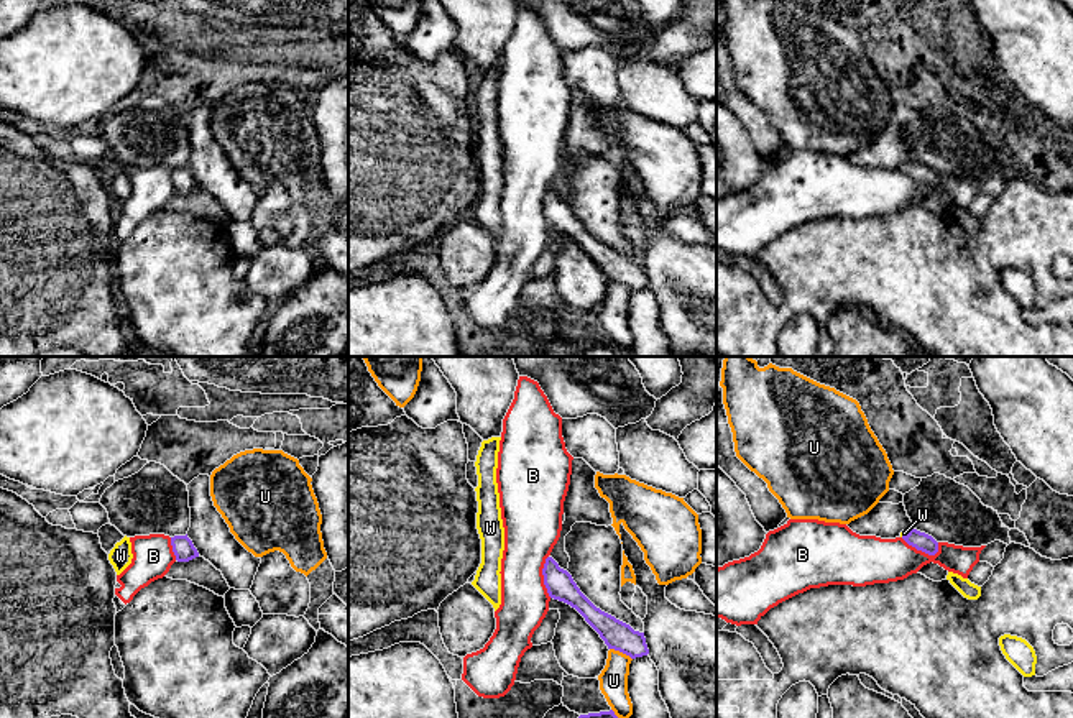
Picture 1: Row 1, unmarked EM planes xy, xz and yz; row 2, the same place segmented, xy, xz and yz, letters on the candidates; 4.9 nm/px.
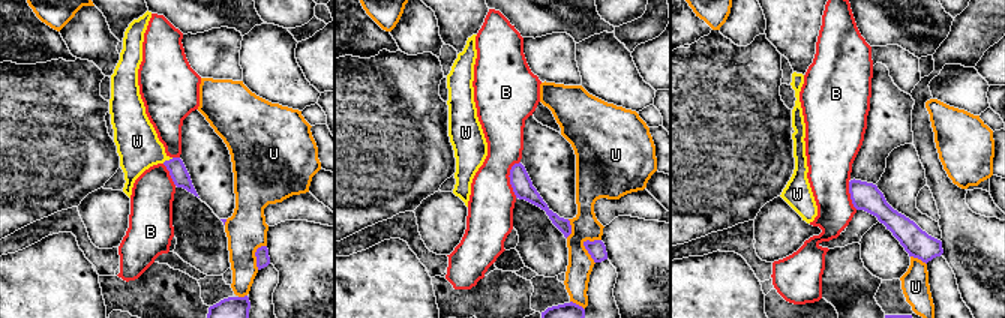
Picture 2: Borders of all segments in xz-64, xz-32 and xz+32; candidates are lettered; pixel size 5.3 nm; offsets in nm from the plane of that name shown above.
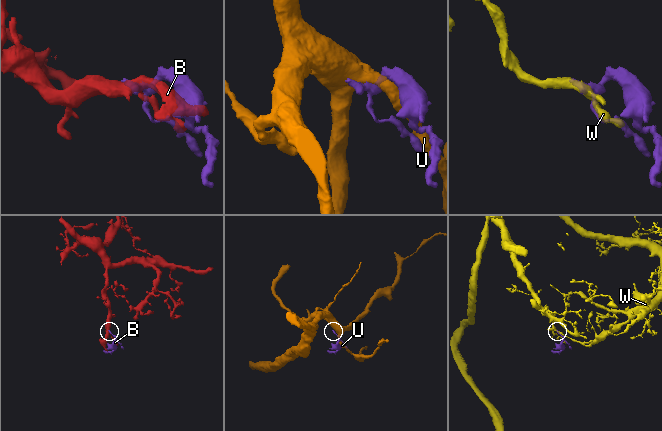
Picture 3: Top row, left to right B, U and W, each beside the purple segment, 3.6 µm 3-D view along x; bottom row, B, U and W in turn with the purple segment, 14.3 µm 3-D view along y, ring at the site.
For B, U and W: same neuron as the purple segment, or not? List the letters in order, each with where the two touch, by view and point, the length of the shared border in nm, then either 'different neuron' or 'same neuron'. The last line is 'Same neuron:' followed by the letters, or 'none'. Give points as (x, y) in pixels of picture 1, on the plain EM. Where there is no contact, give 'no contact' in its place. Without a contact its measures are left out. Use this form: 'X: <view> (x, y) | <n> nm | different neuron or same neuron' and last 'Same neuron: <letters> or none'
B: yz (921, 181) | 200 nm | different neuron
U: xz (621, 283) | 130 nm | different neuron
W: yz (904, 168) | 50 nm | same neuron
Same neuron: W

